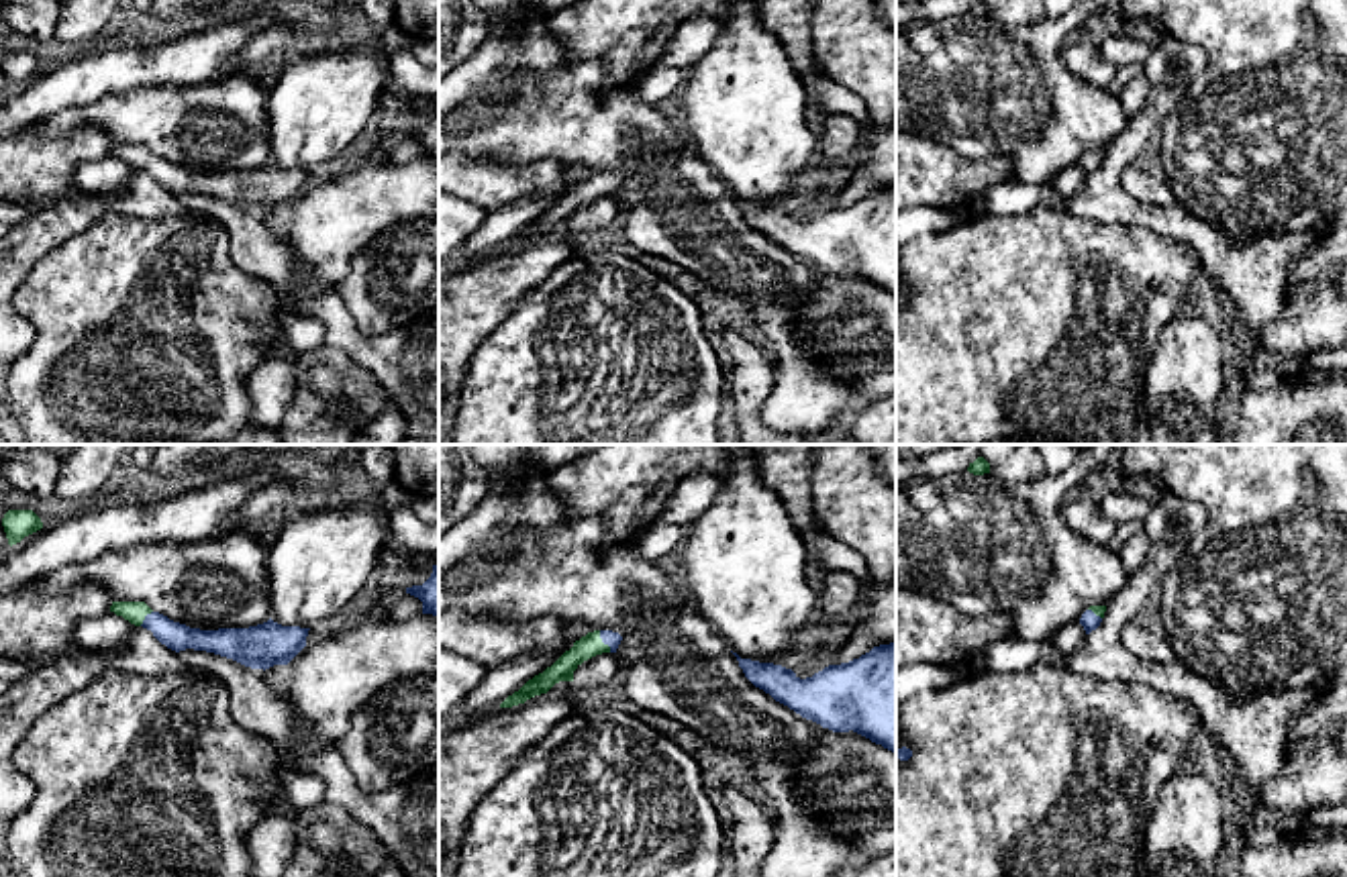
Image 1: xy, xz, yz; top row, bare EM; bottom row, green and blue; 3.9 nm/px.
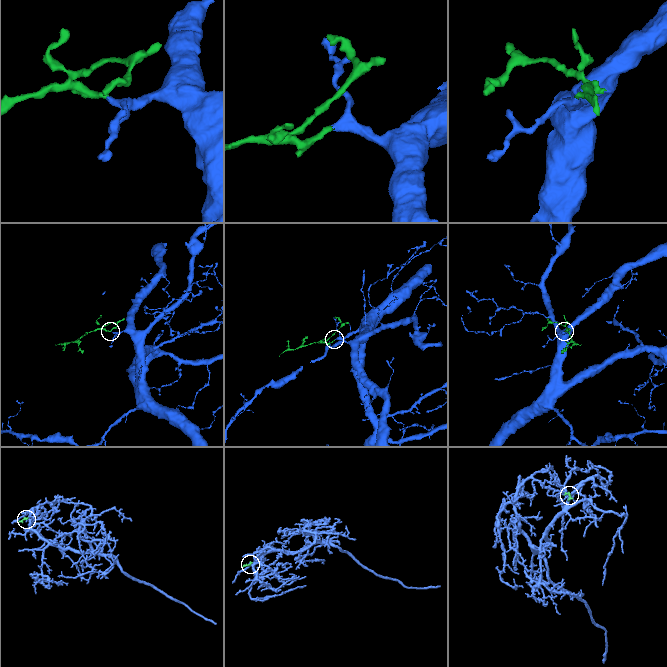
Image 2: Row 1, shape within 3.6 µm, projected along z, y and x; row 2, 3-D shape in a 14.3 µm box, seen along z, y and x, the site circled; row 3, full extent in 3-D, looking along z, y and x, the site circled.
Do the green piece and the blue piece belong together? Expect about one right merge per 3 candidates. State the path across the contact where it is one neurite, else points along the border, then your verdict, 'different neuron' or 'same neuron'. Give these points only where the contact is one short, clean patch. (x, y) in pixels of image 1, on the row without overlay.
runs through xz (590, 188), (601, 184), (613, 182); same neuron

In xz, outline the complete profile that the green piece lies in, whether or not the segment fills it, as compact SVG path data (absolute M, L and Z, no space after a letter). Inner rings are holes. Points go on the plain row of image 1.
M594 173L573 186L551 210L529 222L518 235L508 239L500 251L512 251L547 237L559 224L573 224L573 214L588 202L602 196L616 196L622 179L612 173Z

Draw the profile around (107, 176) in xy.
M106 155L104 159L82 163L73 171L73 192L86 196L112 196L124 190L135 173L135 167Z

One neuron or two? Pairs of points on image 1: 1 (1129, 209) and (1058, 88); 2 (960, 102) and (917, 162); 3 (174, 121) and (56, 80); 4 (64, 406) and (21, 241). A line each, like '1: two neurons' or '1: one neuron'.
1: two neurons
2: two neurons
3: two neurons
4: two neurons

